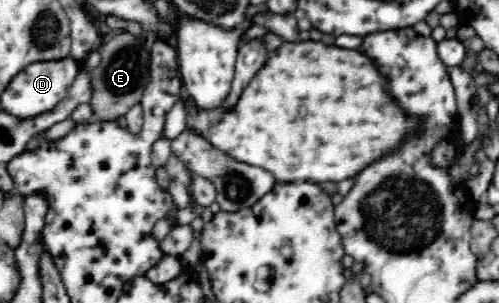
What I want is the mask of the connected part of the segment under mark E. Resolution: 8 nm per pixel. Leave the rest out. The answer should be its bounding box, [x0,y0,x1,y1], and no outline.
[89,33,150,121]

